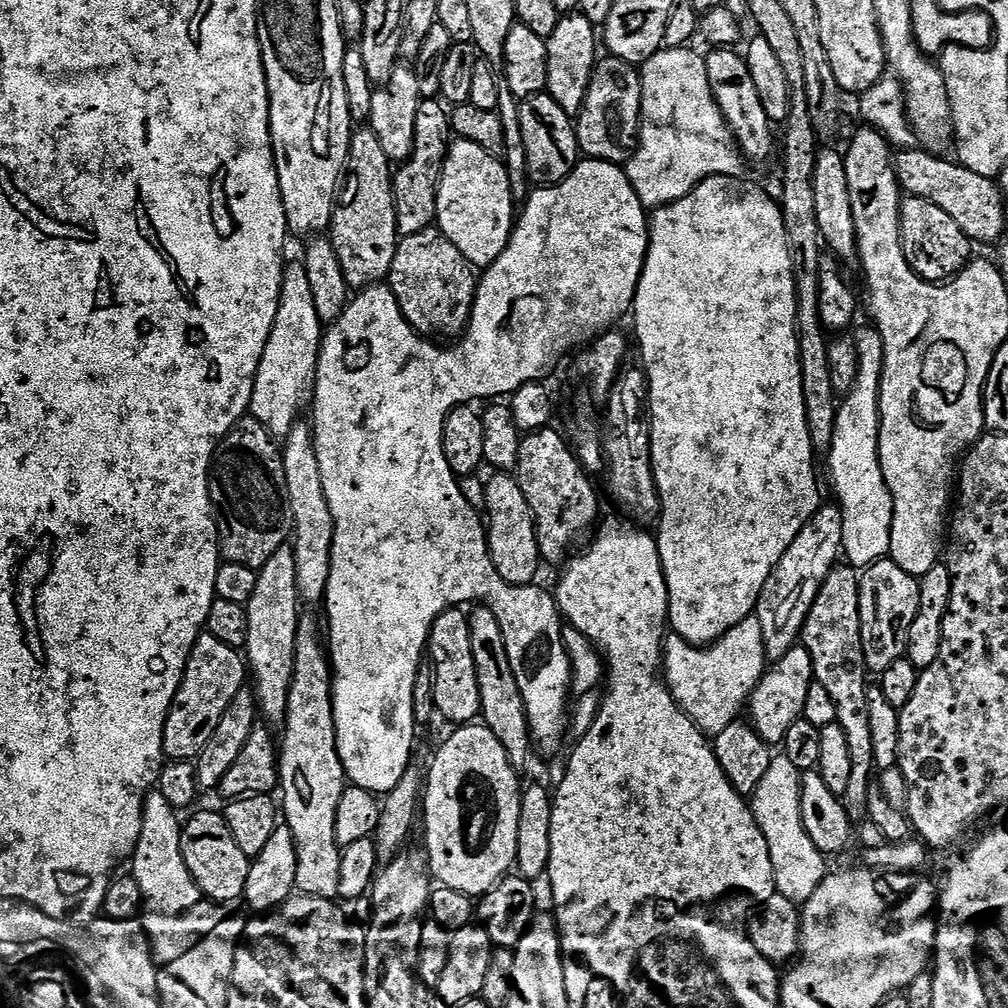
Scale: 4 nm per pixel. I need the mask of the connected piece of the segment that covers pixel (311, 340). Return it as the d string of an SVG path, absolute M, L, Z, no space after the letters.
M289 263L282 274L278 314L254 378L250 414L266 426L274 438L283 438L301 419L300 408L313 403L316 391L316 367L320 361L322 325L314 307L314 294L303 263Z

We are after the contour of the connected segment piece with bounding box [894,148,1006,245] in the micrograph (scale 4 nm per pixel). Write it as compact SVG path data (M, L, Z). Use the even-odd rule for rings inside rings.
M921 148L901 149L894 158L896 177L909 196L926 198L945 210L974 244L999 243L1006 228L1006 204L999 185L988 178L966 170L957 161Z

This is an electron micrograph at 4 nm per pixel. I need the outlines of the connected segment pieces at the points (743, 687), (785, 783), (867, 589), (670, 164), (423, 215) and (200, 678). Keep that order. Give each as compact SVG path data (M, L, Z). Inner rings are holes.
M754 614L734 625L721 640L707 646L691 644L675 634L664 642L662 679L679 708L709 738L737 723L740 707L749 703L765 671L761 623Z
M782 754L773 755L770 770L766 770L762 782L758 782L758 790L750 797L750 807L756 816L756 825L766 838L766 846L770 846L770 862L774 866L776 890L779 895L797 902L803 902L818 890L824 880L825 853L814 846L810 834L806 834L804 823L800 817L800 777L799 772Z
M891 558L879 560L863 569L860 576L860 621L862 622L862 650L867 671L884 672L907 653L910 626L918 618L920 581L906 574Z
M691 47L664 48L639 65L642 102L640 103L640 138L636 152L626 165L628 181L634 186L645 209L655 210L678 202L699 186L707 176L740 176L746 161L740 155L736 139L724 121L722 110L710 90L706 59Z
M421 99L418 114L414 117L412 153L395 169L392 178L392 193L396 203L396 230L401 237L425 232L427 228L436 224L440 175L444 169L444 160L448 156L452 135L449 109L439 99Z
M202 634L197 638L188 659L178 694L164 723L164 754L169 761L195 761L200 751L210 742L210 734L222 722L226 706L234 702L234 694L245 691L246 660L237 649L218 642L218 638Z

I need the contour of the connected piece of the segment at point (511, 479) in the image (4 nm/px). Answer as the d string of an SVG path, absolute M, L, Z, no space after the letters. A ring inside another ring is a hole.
M492 474L488 485L484 488L484 508L486 513L486 531L488 534L488 549L494 562L494 570L502 574L507 584L533 583L542 569L538 538L536 537L536 522L532 519L530 502L526 502L526 494L522 494L522 486L518 486L515 475Z

